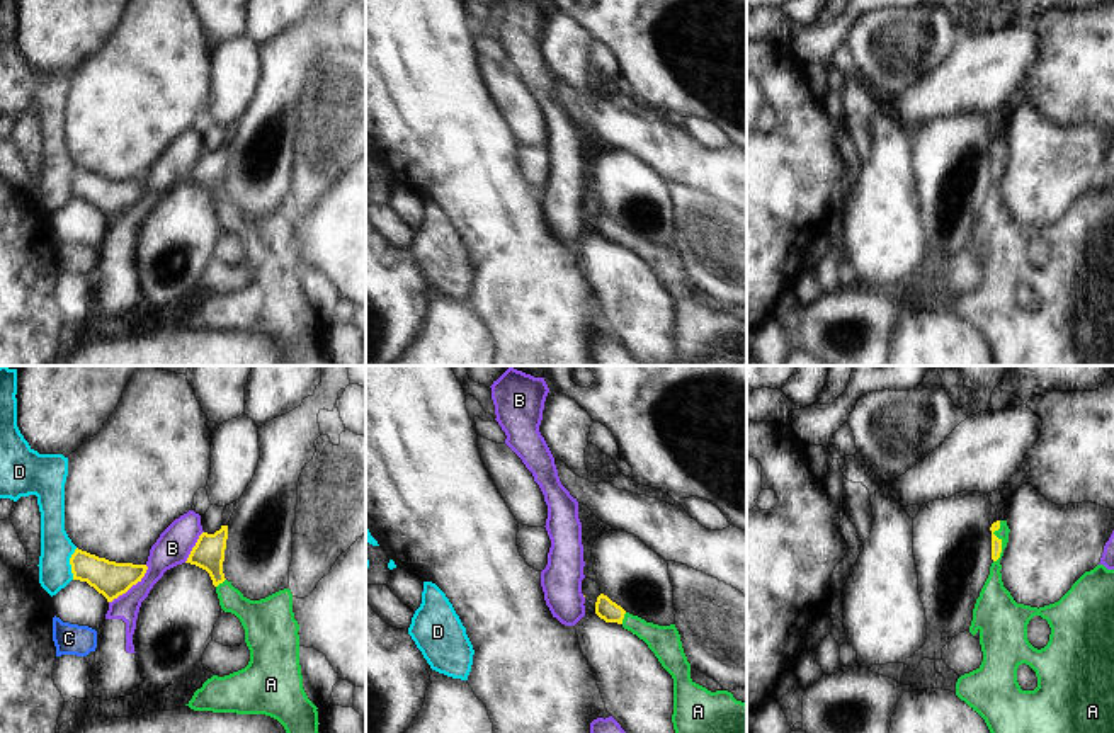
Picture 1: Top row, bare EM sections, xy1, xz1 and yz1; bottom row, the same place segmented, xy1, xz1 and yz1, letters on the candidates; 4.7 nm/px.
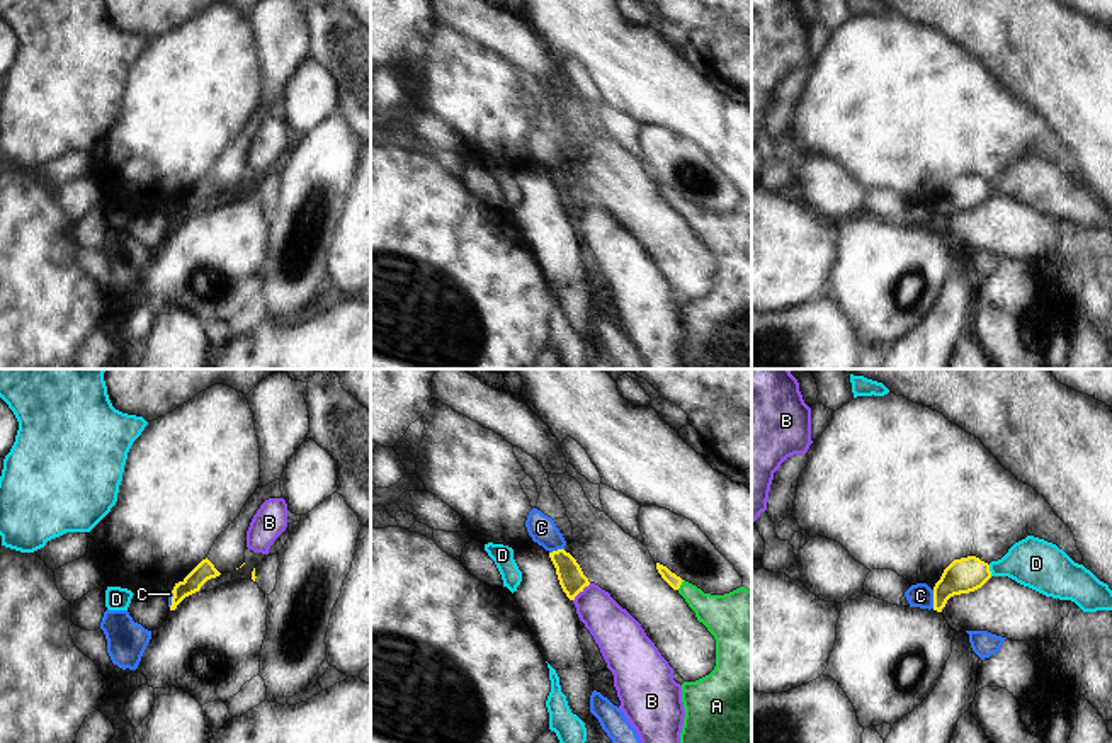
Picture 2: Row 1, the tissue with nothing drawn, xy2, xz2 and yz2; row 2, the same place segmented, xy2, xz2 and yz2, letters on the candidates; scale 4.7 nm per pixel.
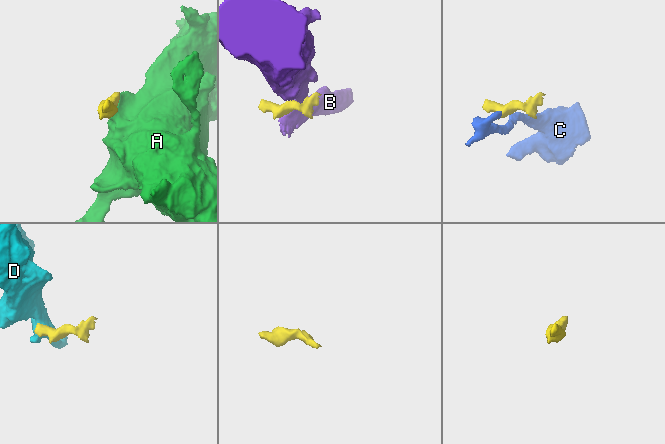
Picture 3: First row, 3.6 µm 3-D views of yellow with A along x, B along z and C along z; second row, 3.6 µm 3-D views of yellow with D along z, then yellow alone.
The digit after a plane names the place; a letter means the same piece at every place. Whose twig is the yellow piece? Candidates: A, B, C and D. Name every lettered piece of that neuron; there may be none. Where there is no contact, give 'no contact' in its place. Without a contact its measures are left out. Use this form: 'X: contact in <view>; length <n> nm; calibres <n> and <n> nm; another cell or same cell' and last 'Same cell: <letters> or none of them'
A: contact in yz1; length 200 nm; calibres 50 and 120 nm; same cell
B: contact in xy1; length 260 nm; calibres 170 and 150 nm; another cell
C: contact in yz2; length 90 nm; calibres 170 and 110 nm; another cell
D: contact in xy1; length 150 nm; calibres 170 and 160 nm; another cell
Same cell: A

